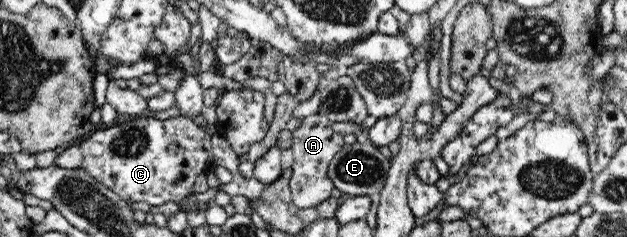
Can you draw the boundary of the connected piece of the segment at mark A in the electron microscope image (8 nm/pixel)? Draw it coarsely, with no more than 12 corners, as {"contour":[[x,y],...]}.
{"contour":[[317,113],[293,132],[293,203],[312,208],[335,187],[328,166],[344,137]]}

